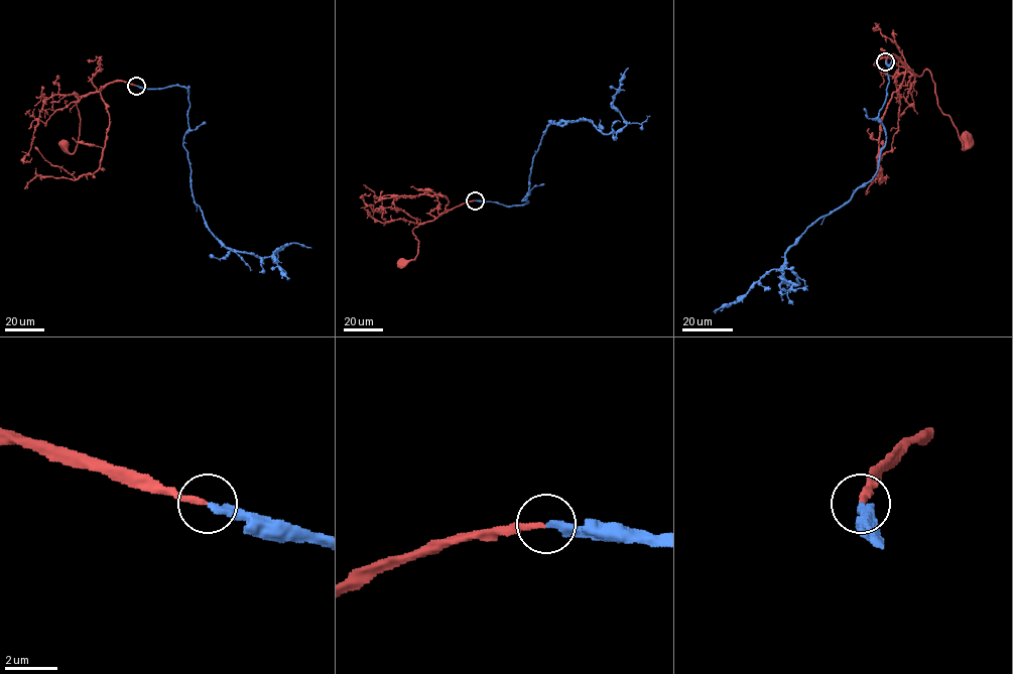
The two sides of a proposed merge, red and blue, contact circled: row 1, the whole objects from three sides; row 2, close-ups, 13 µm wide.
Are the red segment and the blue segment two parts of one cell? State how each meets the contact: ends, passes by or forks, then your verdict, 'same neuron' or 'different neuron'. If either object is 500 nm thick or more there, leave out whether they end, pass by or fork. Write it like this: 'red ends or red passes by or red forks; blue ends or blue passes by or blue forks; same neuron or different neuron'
red ends; blue ends; same neuron

